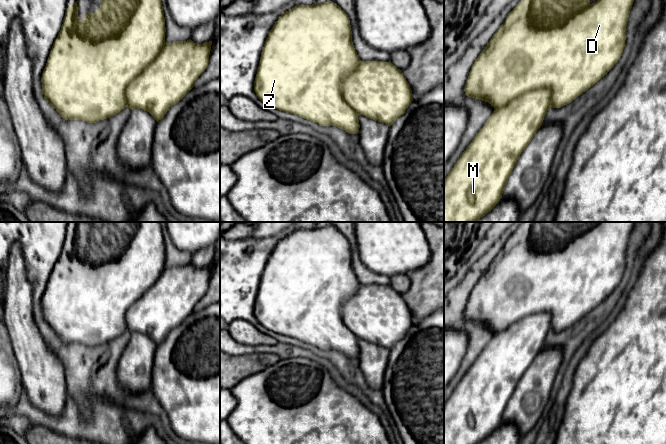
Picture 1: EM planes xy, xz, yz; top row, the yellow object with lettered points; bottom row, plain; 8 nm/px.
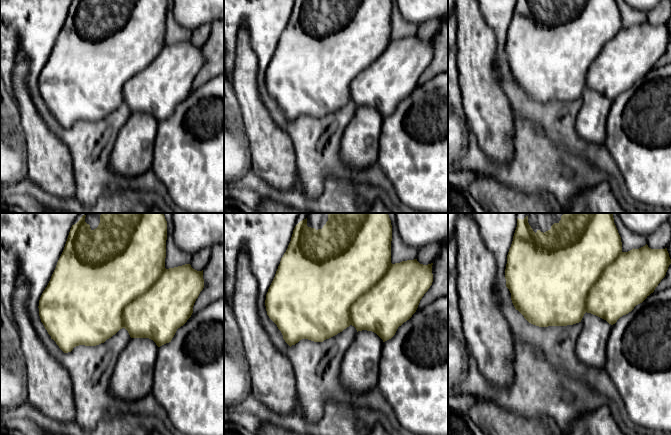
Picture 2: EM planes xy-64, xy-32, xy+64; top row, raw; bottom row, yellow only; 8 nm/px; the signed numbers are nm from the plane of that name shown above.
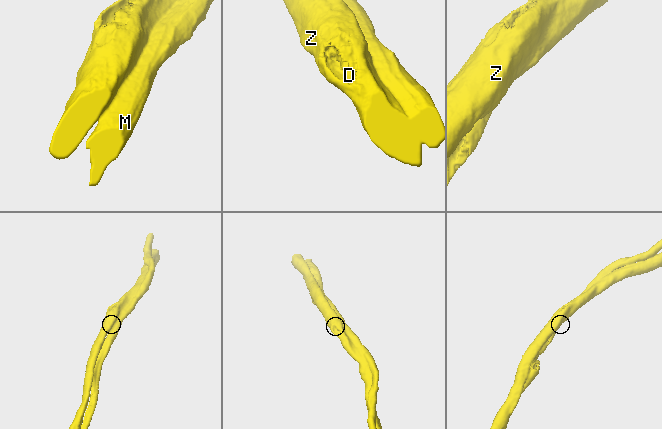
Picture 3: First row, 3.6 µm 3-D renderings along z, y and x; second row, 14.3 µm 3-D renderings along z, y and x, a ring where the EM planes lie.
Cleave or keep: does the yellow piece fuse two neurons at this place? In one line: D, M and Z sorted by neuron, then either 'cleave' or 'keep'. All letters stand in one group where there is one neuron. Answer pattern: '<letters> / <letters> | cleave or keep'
D Z / M | cleave

